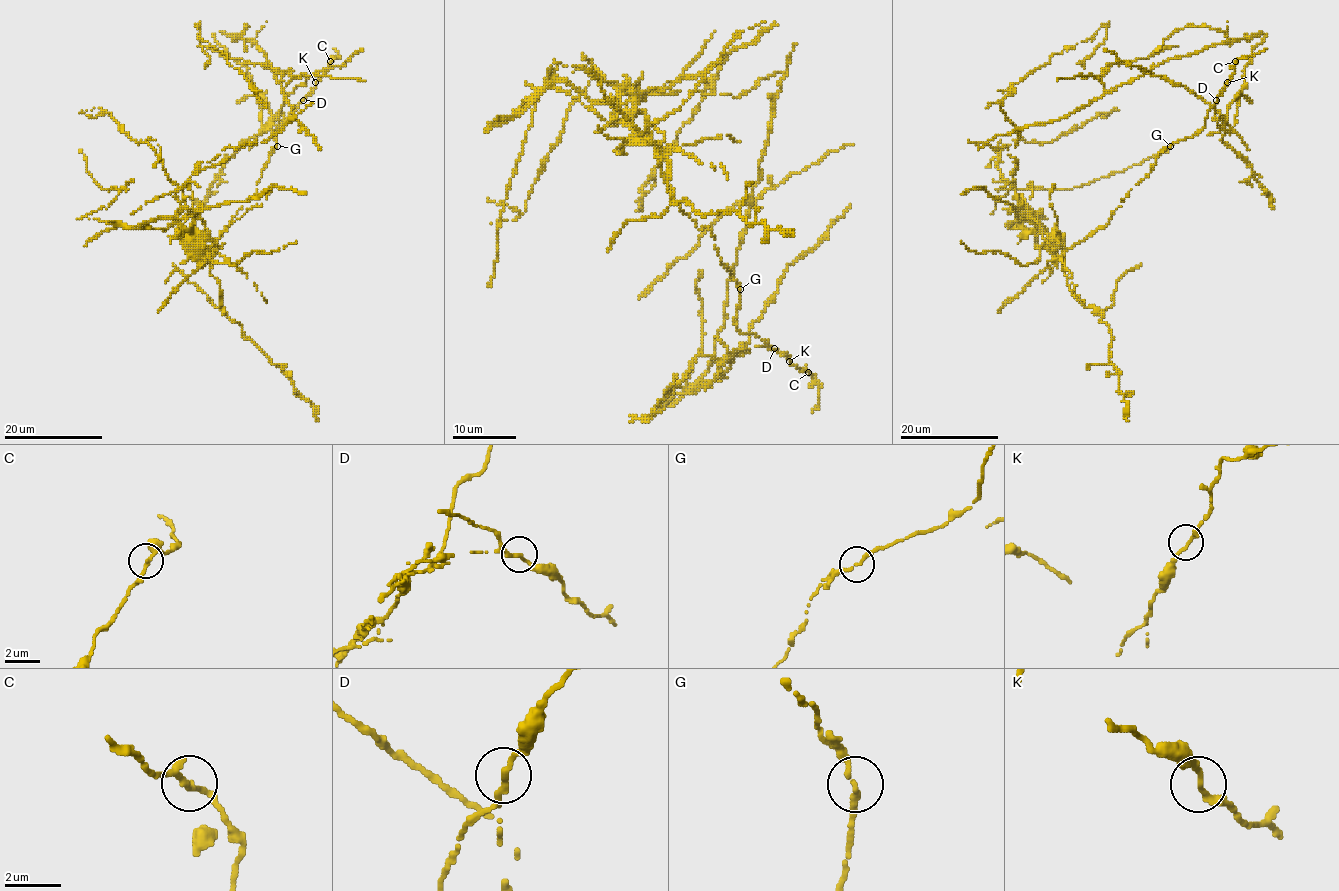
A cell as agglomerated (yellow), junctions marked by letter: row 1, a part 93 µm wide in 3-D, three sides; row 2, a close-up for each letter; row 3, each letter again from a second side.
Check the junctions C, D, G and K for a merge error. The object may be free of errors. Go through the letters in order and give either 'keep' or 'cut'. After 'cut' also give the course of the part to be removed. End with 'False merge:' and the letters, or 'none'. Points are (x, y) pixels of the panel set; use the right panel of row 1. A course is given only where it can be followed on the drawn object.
C: keep
D: cut
G: keep
K: keep
False merge: D

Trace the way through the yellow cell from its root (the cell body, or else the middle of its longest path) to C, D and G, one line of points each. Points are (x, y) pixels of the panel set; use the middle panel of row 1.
C: (734, 356), (756, 347), (770, 347), (789, 358), (800, 371), (808, 372)
D: (734, 356), (756, 347), (774, 348)
G: (734, 356), (767, 345), (764, 339), (741, 333), (736, 326), (741, 289)

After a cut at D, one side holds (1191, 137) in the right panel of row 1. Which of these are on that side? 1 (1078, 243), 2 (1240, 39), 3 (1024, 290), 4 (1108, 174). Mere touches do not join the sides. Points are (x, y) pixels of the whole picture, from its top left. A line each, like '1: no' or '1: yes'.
1: yes
2: no
3: yes
4: no

